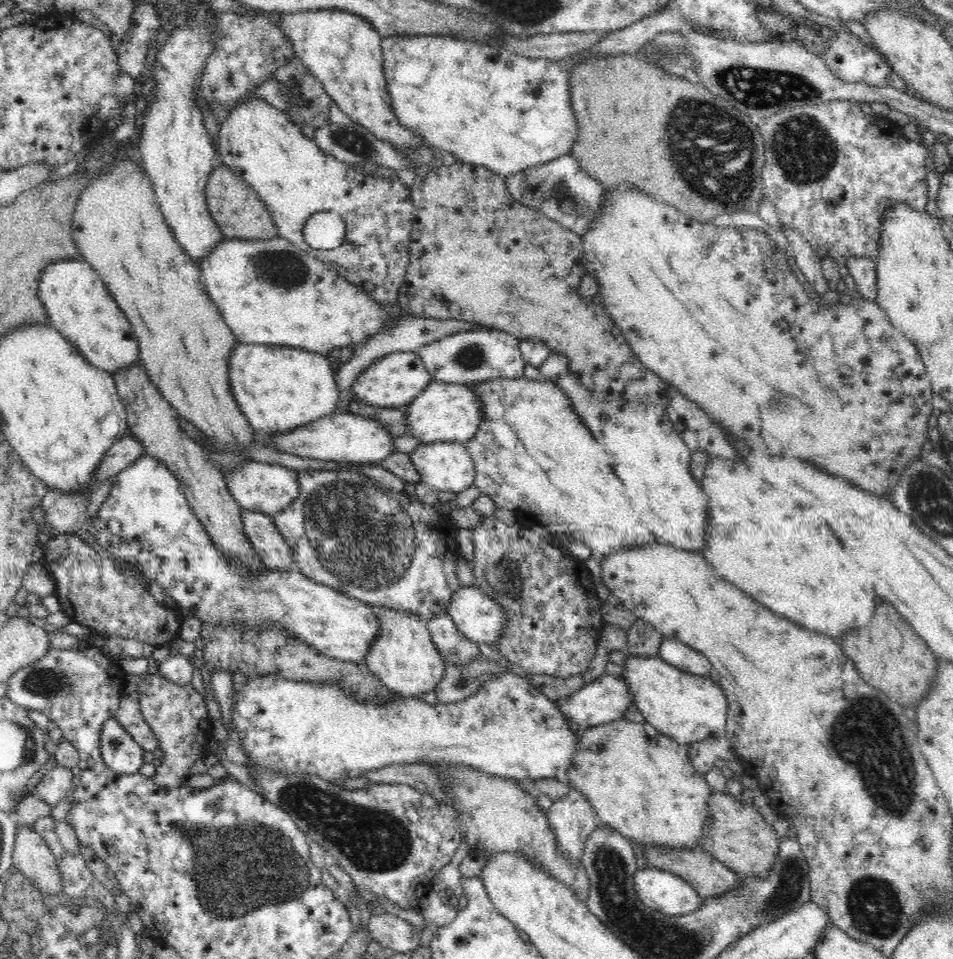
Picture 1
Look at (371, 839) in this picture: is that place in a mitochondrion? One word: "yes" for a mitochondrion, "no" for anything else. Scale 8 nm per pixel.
yes

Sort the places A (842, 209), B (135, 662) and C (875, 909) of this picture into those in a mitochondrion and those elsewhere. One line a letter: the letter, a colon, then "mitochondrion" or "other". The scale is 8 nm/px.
A: other
B: other
C: mitochondrion

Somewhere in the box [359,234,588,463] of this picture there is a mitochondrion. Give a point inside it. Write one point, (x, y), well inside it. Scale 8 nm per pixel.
(469, 356)

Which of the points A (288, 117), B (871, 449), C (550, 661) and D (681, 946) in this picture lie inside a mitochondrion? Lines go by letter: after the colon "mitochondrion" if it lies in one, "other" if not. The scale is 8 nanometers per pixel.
A: other
B: other
C: other
D: mitochondrion

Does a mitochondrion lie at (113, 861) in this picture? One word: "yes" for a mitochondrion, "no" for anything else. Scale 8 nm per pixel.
no

